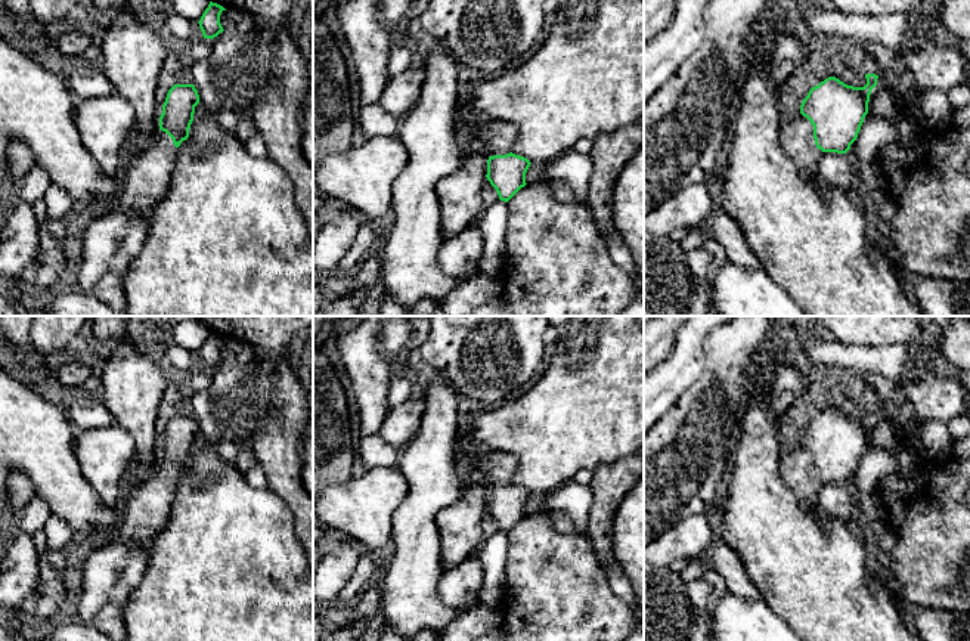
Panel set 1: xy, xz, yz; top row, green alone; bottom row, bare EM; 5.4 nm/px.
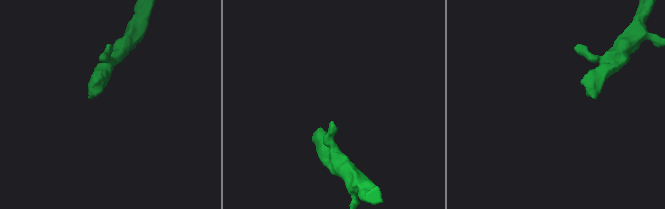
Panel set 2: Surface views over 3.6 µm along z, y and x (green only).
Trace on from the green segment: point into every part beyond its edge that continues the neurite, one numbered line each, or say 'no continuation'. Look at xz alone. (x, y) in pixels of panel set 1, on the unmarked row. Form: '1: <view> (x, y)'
1: xz (498, 468)

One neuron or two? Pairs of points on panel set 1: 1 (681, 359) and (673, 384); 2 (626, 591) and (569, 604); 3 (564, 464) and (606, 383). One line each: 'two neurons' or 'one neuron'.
1: one neuron
2: two neurons
3: one neuron

